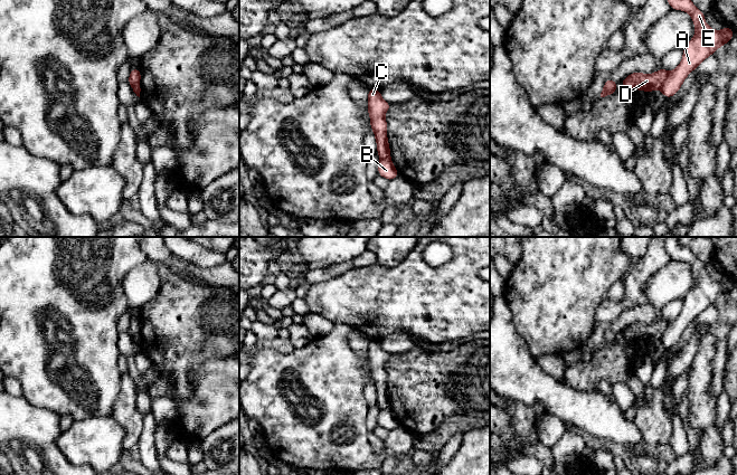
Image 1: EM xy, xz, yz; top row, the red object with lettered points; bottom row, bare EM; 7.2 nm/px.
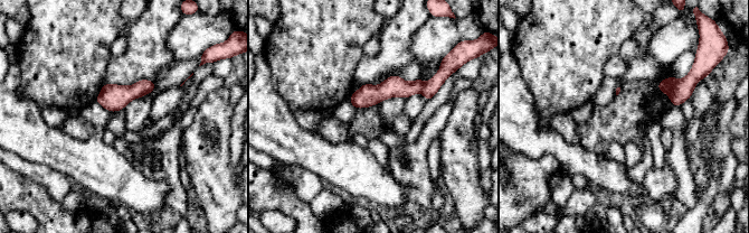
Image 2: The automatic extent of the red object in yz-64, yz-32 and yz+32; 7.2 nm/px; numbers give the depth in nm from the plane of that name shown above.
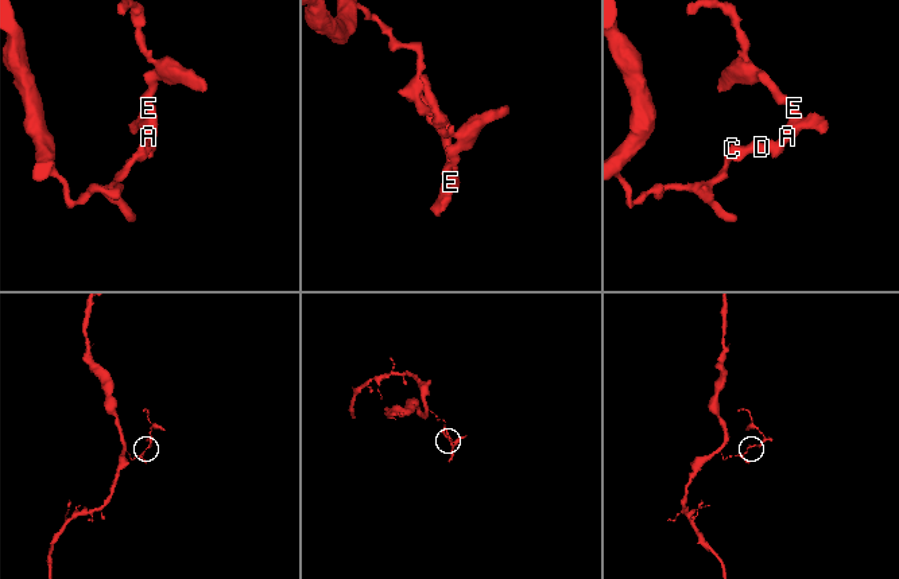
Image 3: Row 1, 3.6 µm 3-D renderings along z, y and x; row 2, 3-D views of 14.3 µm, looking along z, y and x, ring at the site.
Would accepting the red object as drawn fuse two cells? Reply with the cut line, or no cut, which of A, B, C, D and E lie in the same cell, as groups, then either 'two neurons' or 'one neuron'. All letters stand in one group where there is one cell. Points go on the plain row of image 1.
yz (669, 322), (660, 338) | A B E / C D | two neurons

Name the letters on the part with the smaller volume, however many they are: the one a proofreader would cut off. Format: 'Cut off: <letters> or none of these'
Cut off: A, B, E

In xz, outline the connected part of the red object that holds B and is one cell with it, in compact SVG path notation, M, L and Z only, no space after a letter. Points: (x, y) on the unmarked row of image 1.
M390 409L380 410L378 415L378 425L387 429L388 431L399 427L393 411Z

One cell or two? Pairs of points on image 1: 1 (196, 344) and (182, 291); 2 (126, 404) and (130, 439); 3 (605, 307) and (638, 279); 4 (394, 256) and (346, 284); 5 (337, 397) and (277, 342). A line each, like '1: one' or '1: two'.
1: one
2: one
3: one
4: two
5: two

